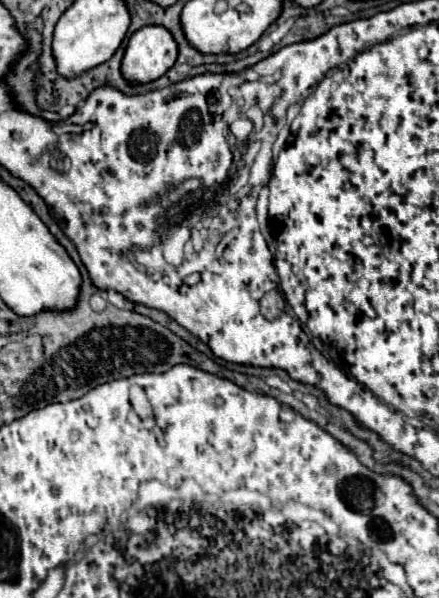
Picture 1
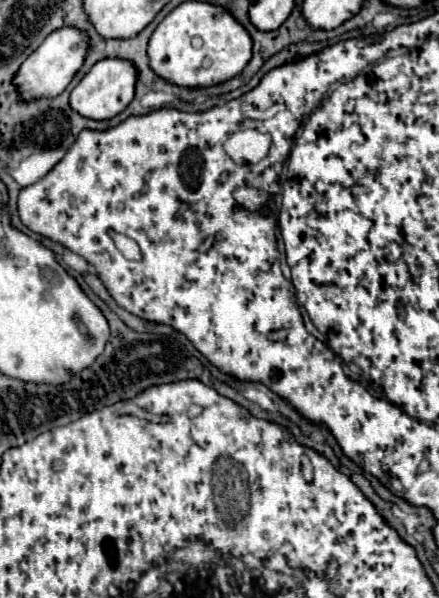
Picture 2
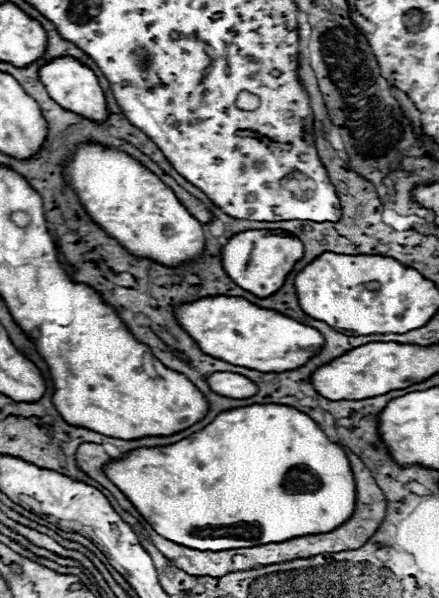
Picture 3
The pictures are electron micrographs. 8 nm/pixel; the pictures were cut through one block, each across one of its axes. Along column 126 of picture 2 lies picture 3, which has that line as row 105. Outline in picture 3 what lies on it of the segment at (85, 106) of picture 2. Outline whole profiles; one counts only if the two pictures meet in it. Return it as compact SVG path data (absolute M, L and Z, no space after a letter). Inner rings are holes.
M58 56L58 58L52 58L52 60L44 62L38 68L38 76L40 76L46 92L50 94L50 98L56 104L60 104L62 108L66 108L70 112L78 112L84 118L90 118L94 122L104 122L106 120L106 116L108 116L106 100L104 100L104 92L98 84L96 74L90 68L86 68L84 64L80 64L78 60L74 60L72 56Z

